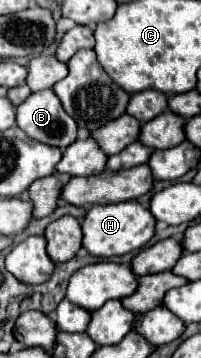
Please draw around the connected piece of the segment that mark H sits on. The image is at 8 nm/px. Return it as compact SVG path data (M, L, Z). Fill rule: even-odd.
M135 200L119 204L95 204L87 210L81 228L83 228L83 246L87 248L87 252L97 258L109 258L143 248L155 232L155 218L147 208L143 208Z

